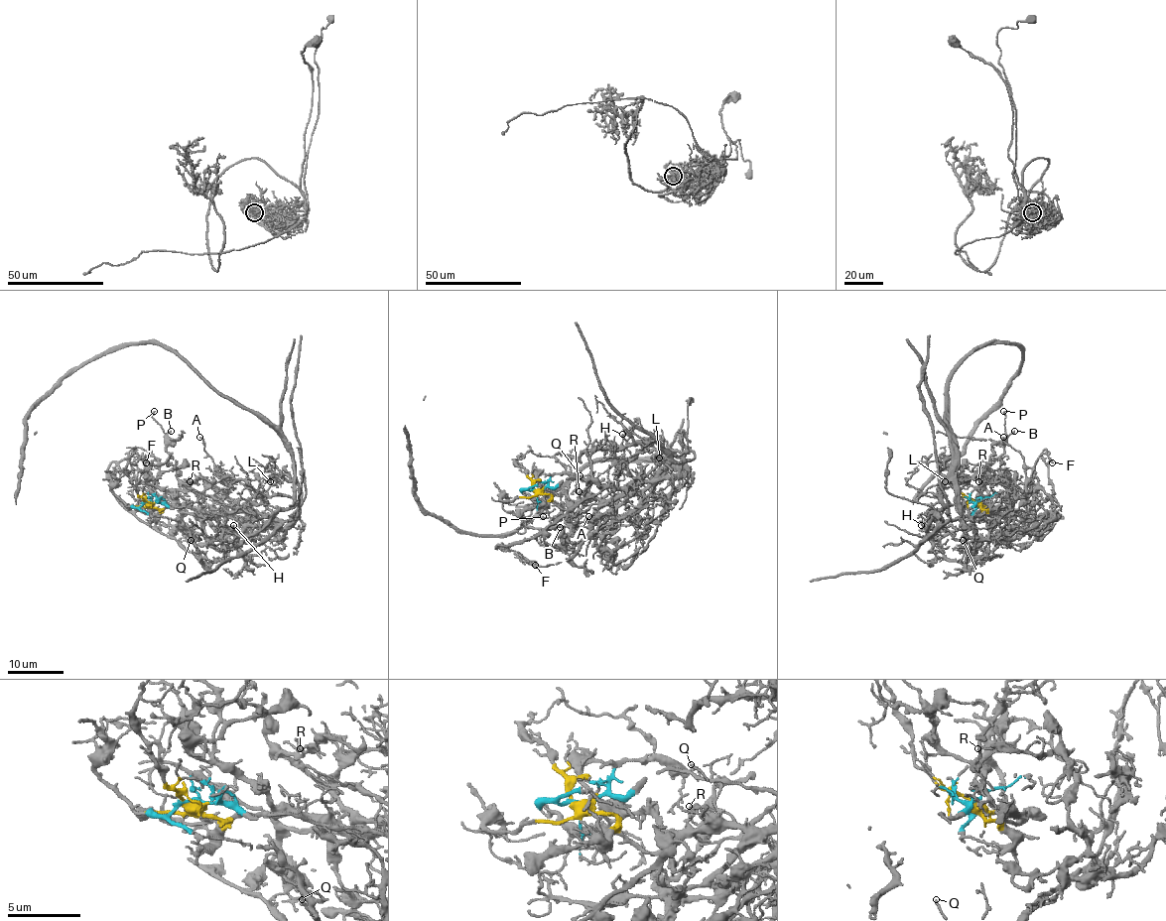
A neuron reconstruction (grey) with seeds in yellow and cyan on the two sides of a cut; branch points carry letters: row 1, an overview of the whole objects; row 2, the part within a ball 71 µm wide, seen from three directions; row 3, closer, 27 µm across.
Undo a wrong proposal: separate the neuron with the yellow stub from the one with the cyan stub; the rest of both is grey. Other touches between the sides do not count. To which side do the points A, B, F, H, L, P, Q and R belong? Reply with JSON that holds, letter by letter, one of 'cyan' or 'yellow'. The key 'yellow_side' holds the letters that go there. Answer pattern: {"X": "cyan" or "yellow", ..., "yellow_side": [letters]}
{"A": "yellow", "B": "yellow", "F": "cyan", "H": "cyan", "L": "cyan", "P": "yellow", "Q": "cyan", "R": "yellow", "yellow_side": ["A", "B", "P", "R"]}

